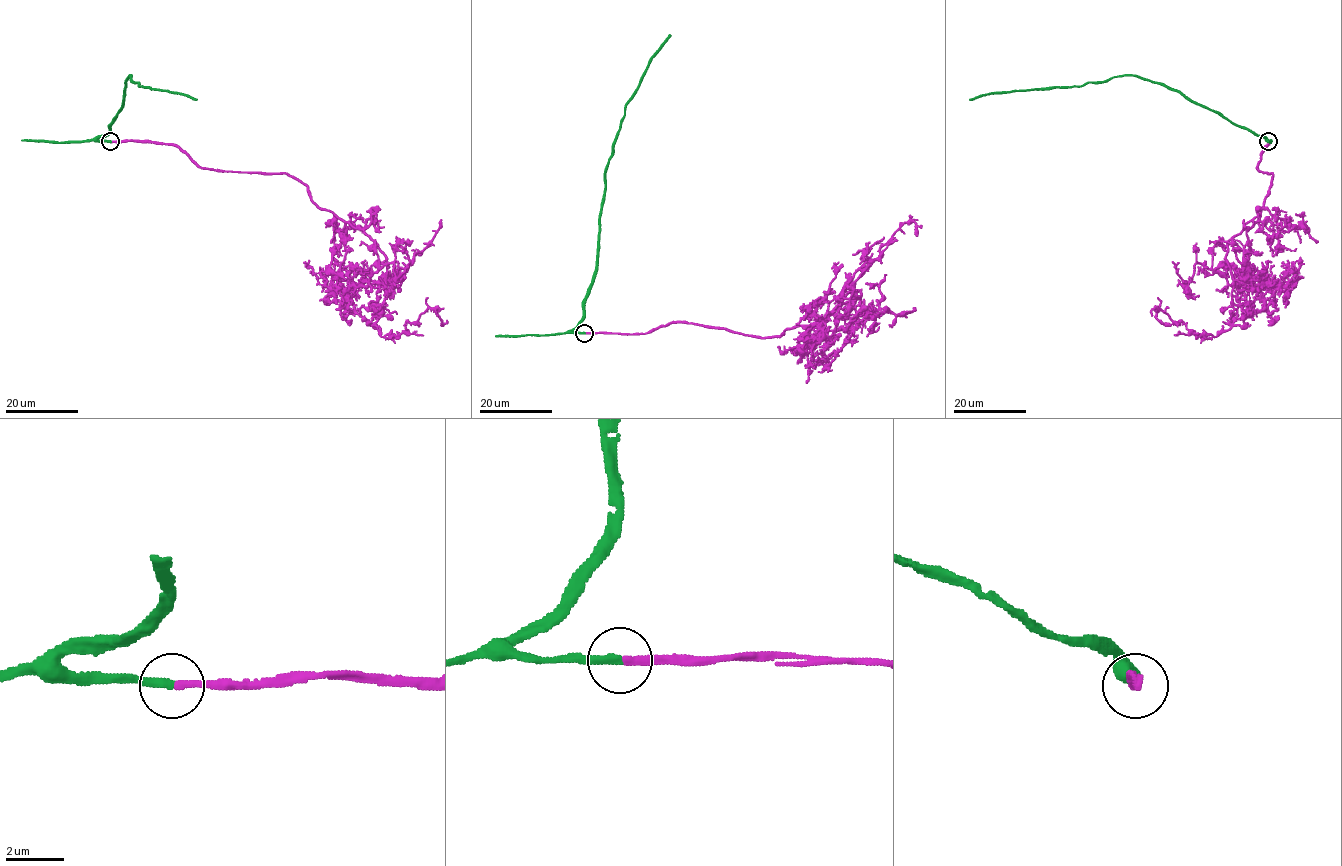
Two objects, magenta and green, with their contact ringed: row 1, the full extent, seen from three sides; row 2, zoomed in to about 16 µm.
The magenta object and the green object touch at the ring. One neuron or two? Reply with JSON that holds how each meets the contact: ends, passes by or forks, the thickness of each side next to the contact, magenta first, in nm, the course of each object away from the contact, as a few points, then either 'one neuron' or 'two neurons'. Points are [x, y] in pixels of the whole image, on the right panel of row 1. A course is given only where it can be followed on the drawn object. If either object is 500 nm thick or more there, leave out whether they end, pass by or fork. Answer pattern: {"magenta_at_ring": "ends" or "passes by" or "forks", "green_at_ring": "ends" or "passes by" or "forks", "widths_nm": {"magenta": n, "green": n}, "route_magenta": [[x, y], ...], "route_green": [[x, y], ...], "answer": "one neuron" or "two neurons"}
{"magenta_at_ring": "ends", "green_at_ring": "ends", "widths_nm": {"magenta": 280, "green": 300}, "route_magenta": [[1268, 142], [1257, 168], [1272, 179], [1259, 218], [1228, 241], [1243, 325], [1195, 335], [1157, 308], [1171, 326]], "route_green": [[1268, 142], [1218, 113], [1188, 100], [1179, 92], [1135, 76], [1113, 76], [1082, 86], [993, 93], [970, 100]], "answer": "one neuron"}

